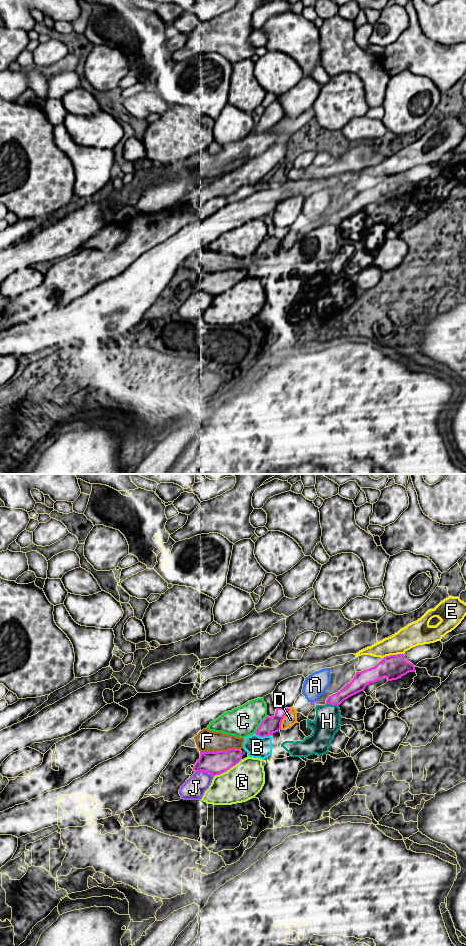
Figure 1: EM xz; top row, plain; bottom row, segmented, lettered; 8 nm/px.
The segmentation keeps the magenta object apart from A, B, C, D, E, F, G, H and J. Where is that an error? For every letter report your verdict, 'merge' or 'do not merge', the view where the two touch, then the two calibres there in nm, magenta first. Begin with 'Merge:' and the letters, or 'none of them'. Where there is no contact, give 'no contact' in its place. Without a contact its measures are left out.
Merge: none of them
A: do not merge | xz | 20/180 nm
B: do not merge | xz | 140/180 nm
C: do not merge | xz | 140/240 nm
D: do not merge | xz | 140/100 nm
E: do not merge | xz | 200/190 nm
F: do not merge | xz | 190/180 nm
G: do not merge | xz | 190/300 nm
H: do not merge | xz | 110/200 nm
J: do not merge | xz | 190/180 nm

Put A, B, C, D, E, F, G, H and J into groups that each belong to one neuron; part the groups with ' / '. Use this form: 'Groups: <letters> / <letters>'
Groups: A / B F H / C / D / E / G / J

